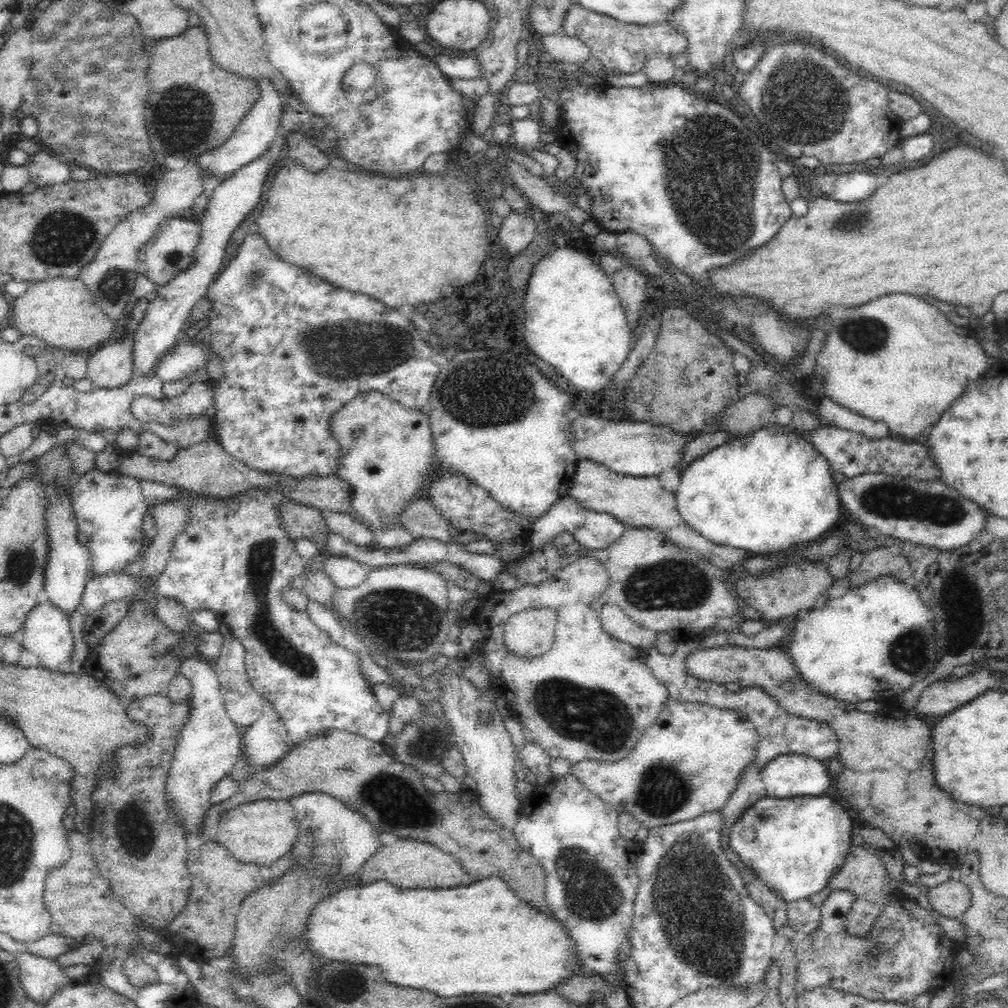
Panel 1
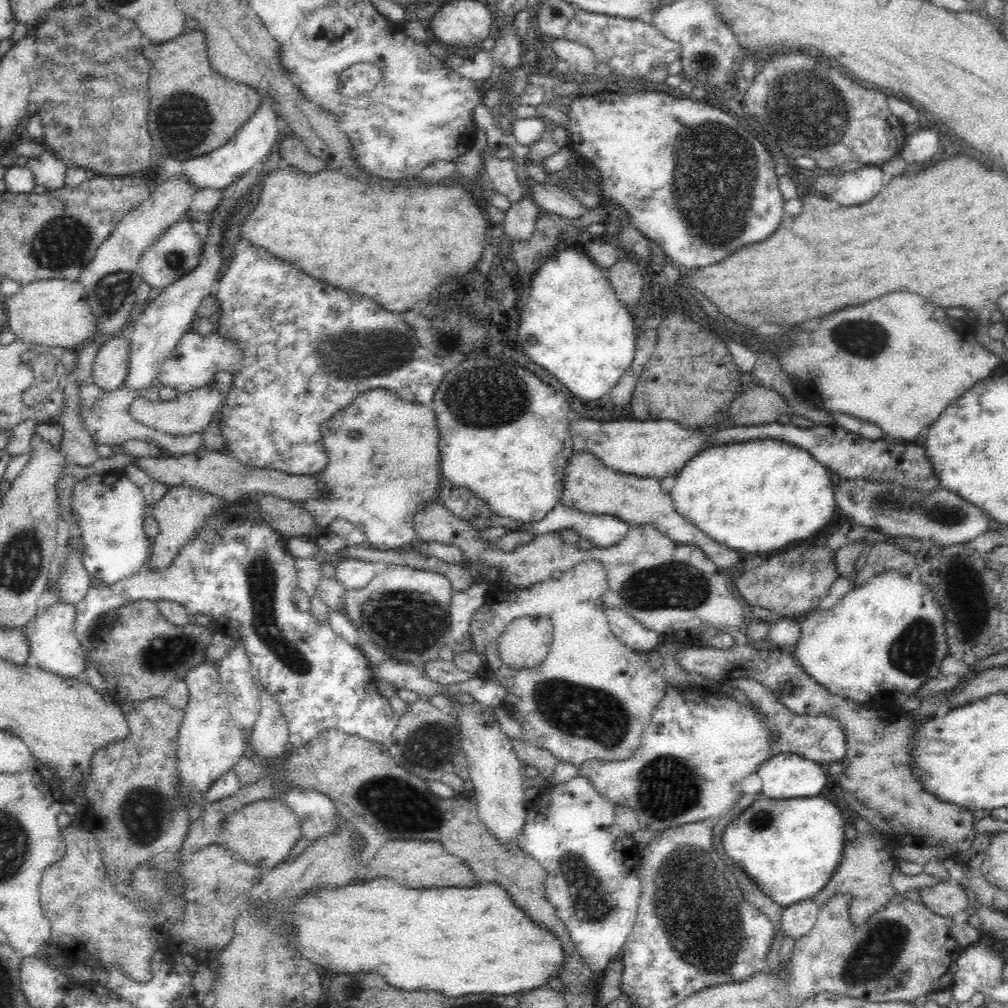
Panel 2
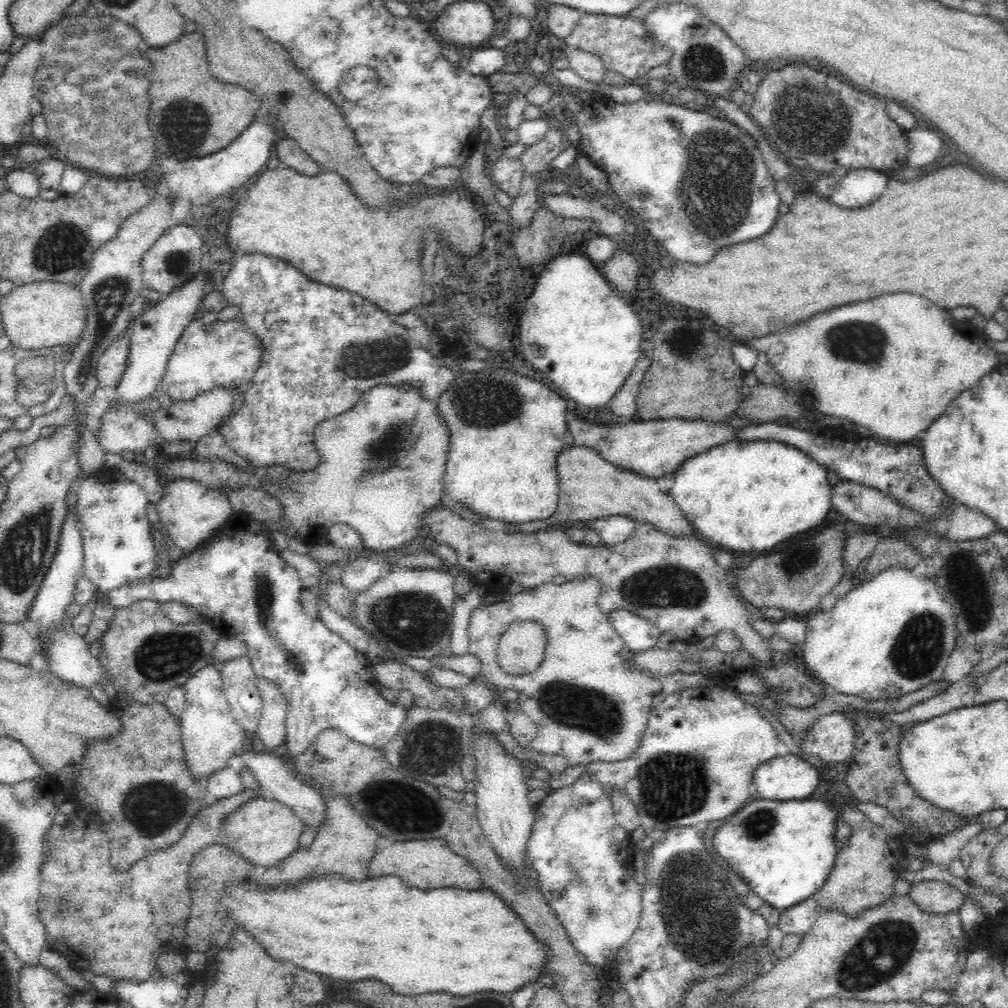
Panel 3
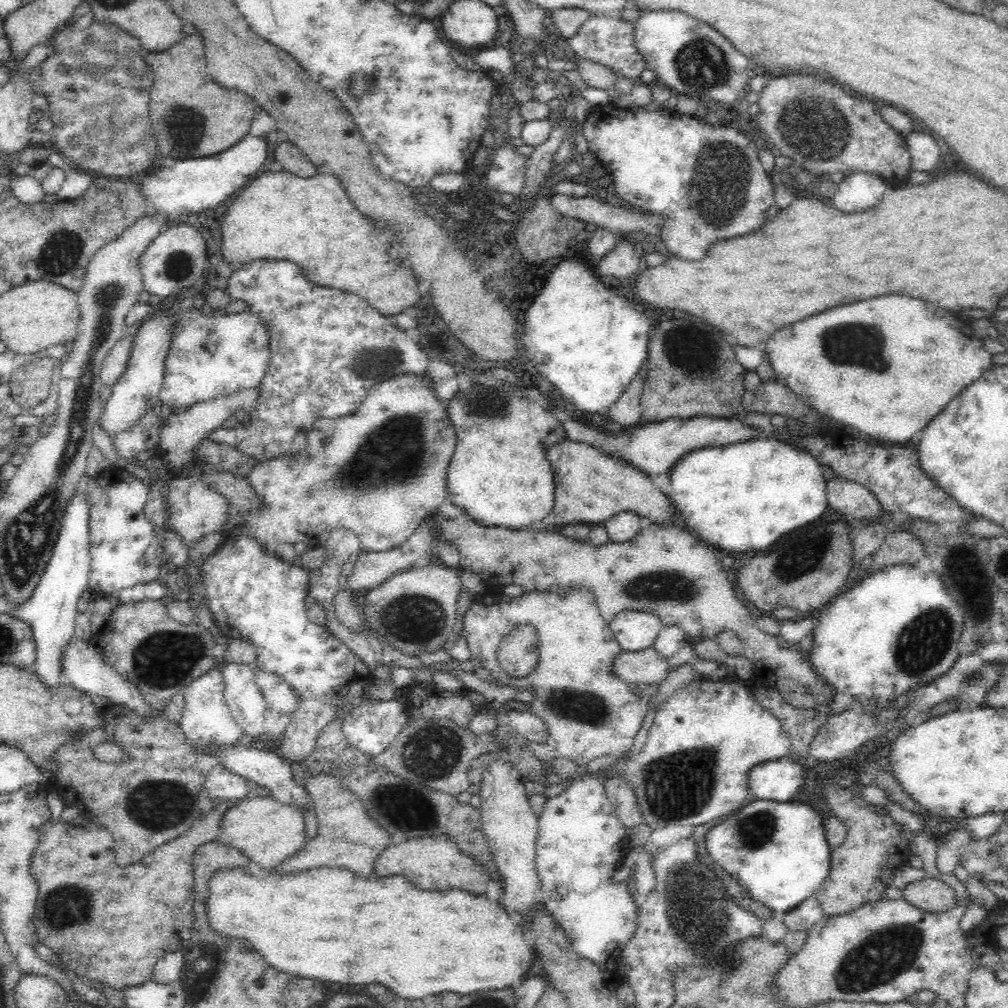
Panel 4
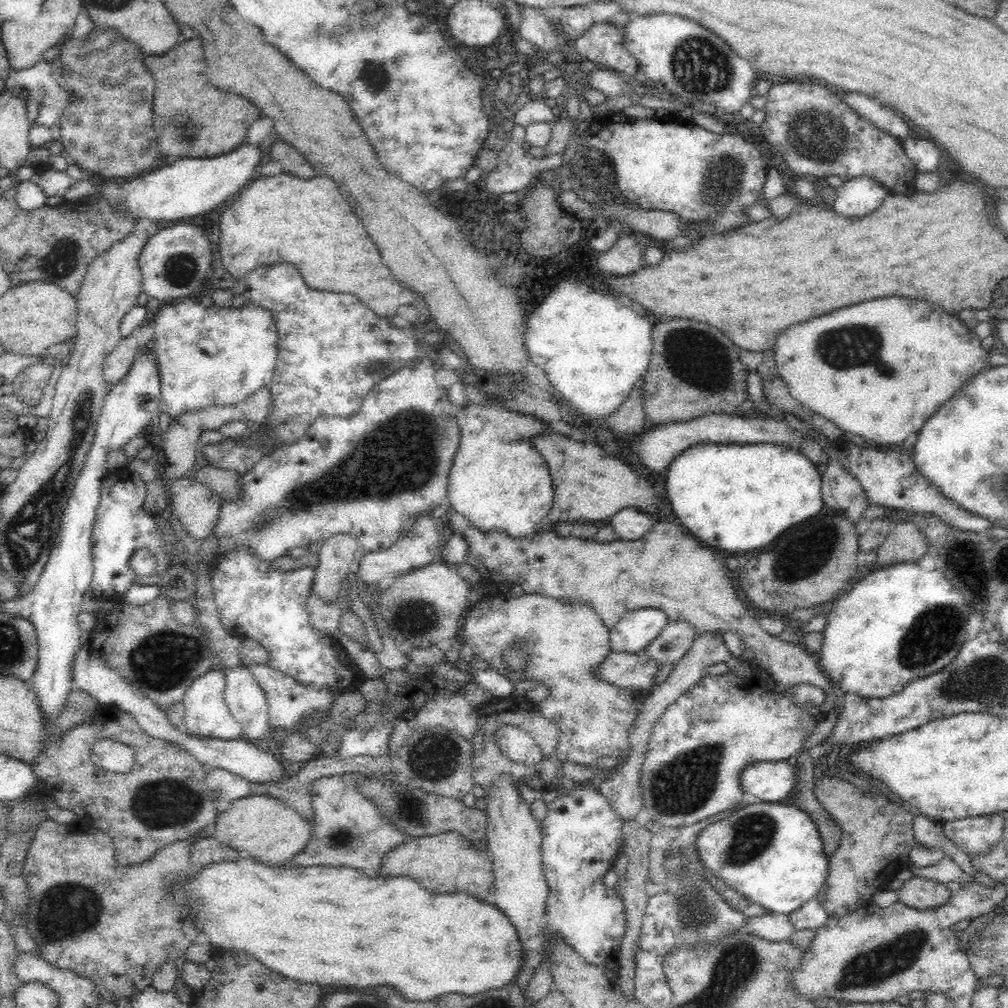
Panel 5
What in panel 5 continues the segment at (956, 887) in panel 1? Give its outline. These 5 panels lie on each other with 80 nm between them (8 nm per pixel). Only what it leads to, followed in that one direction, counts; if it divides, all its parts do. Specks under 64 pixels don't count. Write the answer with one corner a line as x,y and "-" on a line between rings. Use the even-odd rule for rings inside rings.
913,876
897,890
900,903
910,908
928,909
942,906
953,891
950,885
941,884
924,877

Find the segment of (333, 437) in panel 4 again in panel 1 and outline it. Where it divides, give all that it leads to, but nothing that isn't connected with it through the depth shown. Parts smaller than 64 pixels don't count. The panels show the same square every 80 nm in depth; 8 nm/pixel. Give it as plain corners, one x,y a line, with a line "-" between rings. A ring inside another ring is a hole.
371,391
361,393
336,412
328,427
340,447
339,464
332,476
352,487
350,512
346,513
370,529
370,546
398,549
416,540
399,518
409,507
408,502
426,496
429,482
437,473
427,409
408,409
380,392

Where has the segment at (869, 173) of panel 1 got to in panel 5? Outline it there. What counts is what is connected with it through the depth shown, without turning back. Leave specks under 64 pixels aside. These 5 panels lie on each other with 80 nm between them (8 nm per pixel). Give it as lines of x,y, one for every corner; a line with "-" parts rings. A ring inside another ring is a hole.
869,176
847,180
837,189
832,208
840,216
860,218
872,214
888,195
888,190

